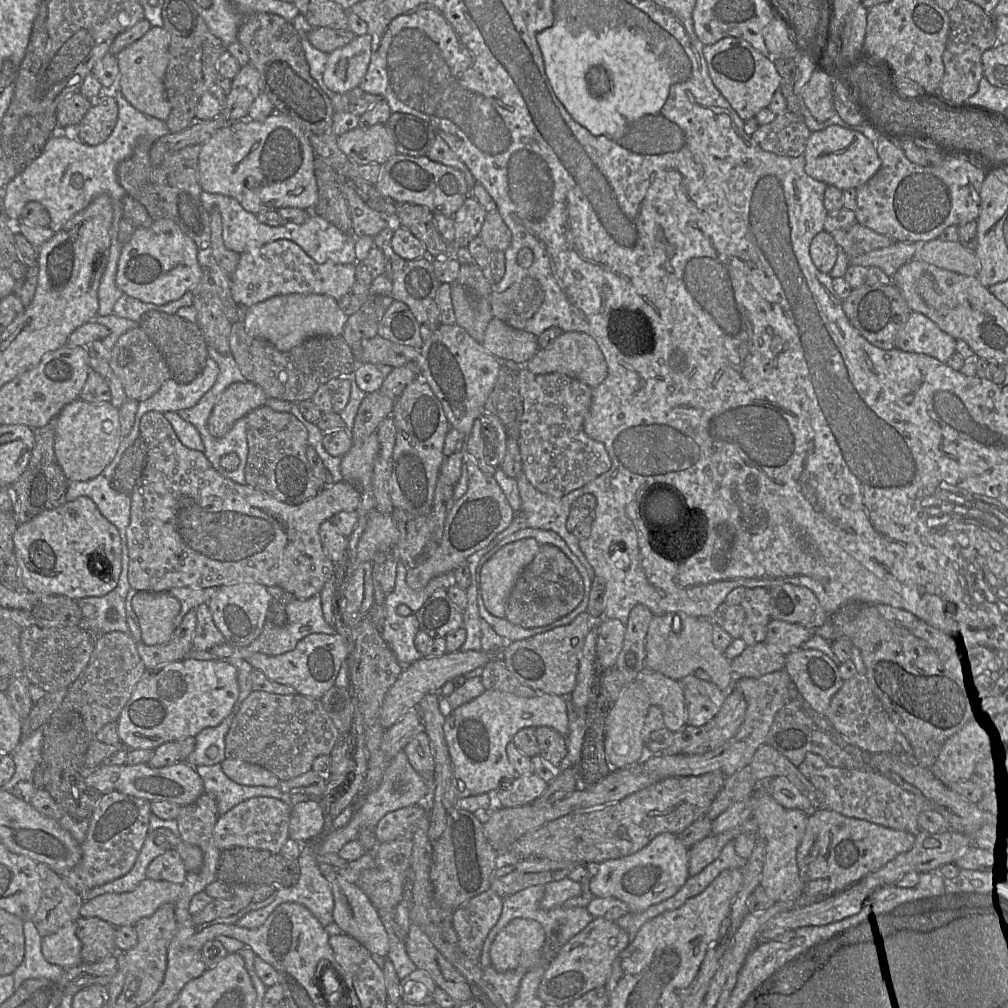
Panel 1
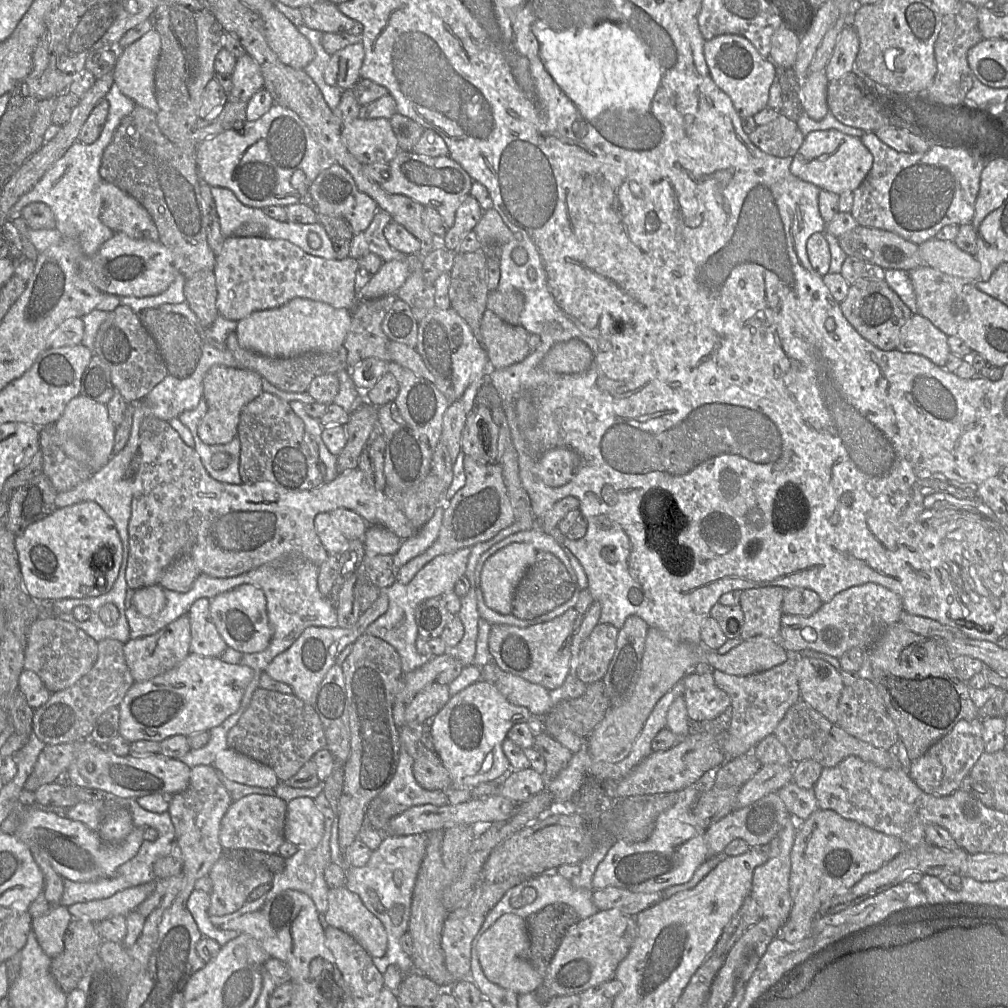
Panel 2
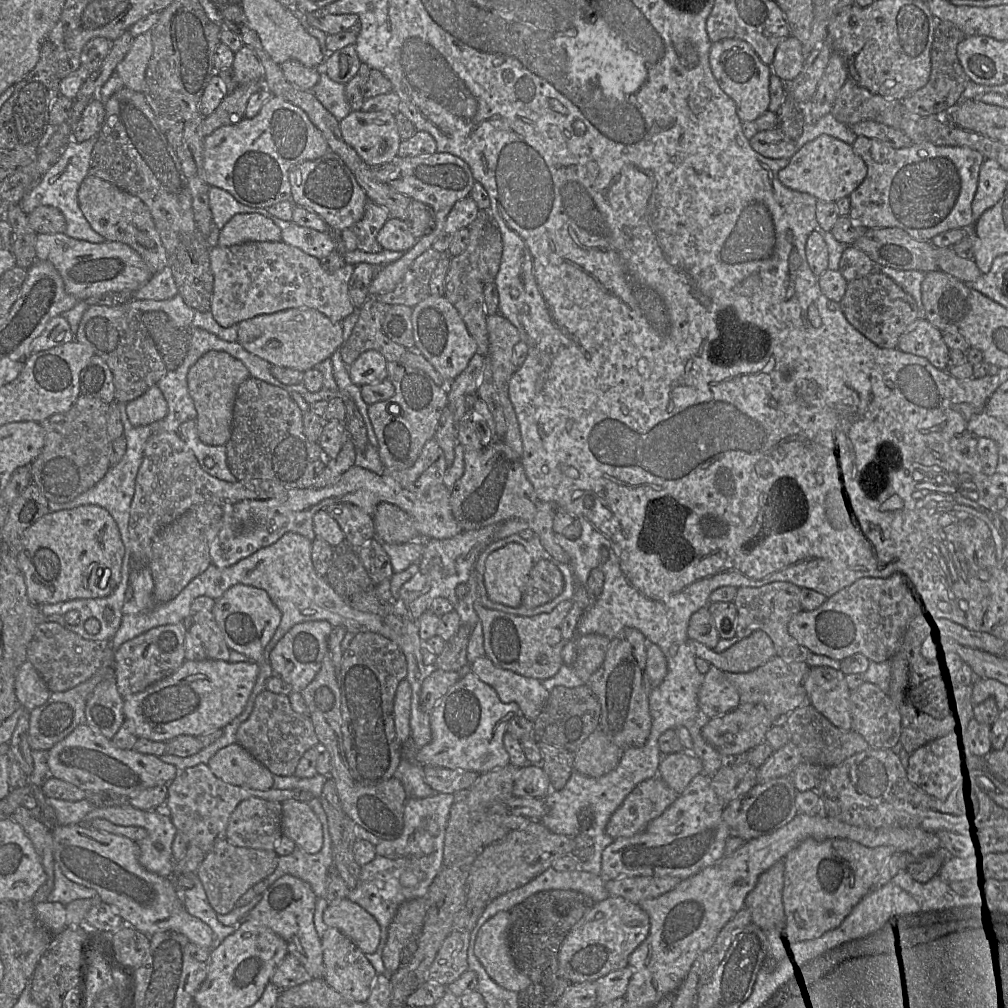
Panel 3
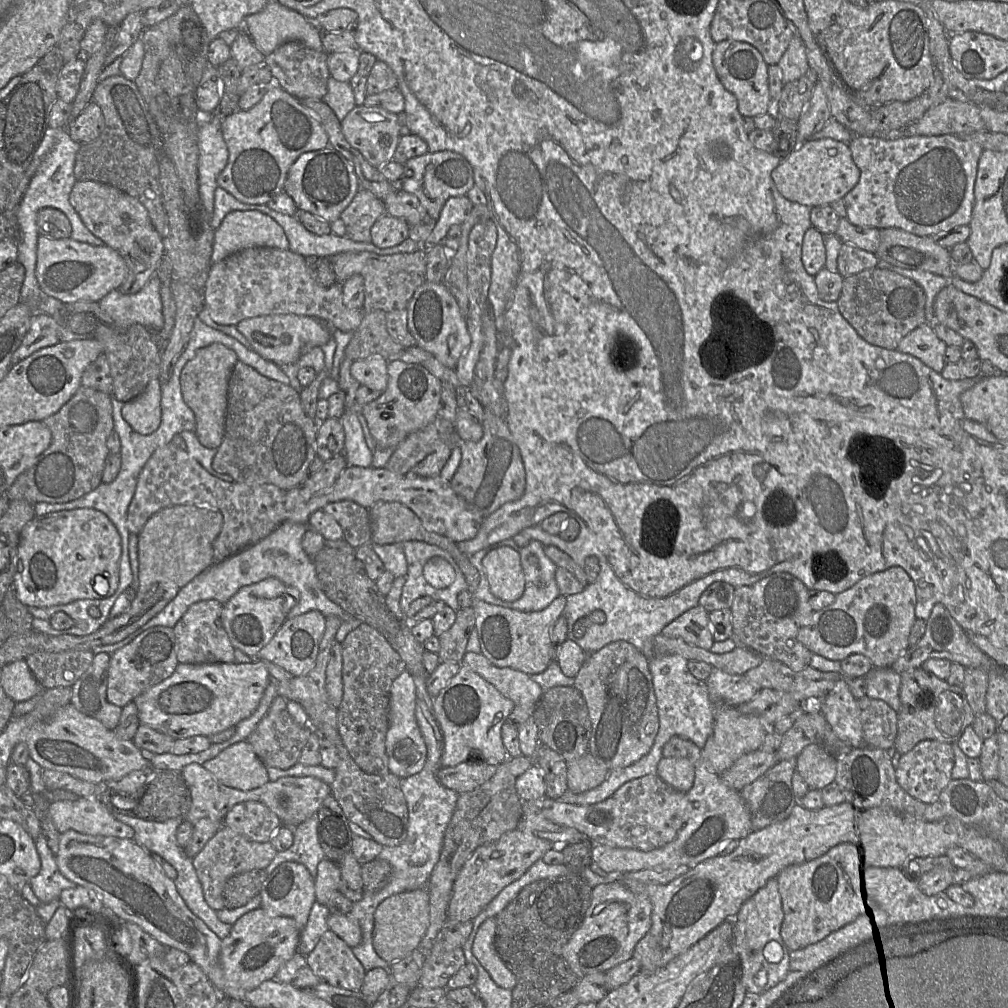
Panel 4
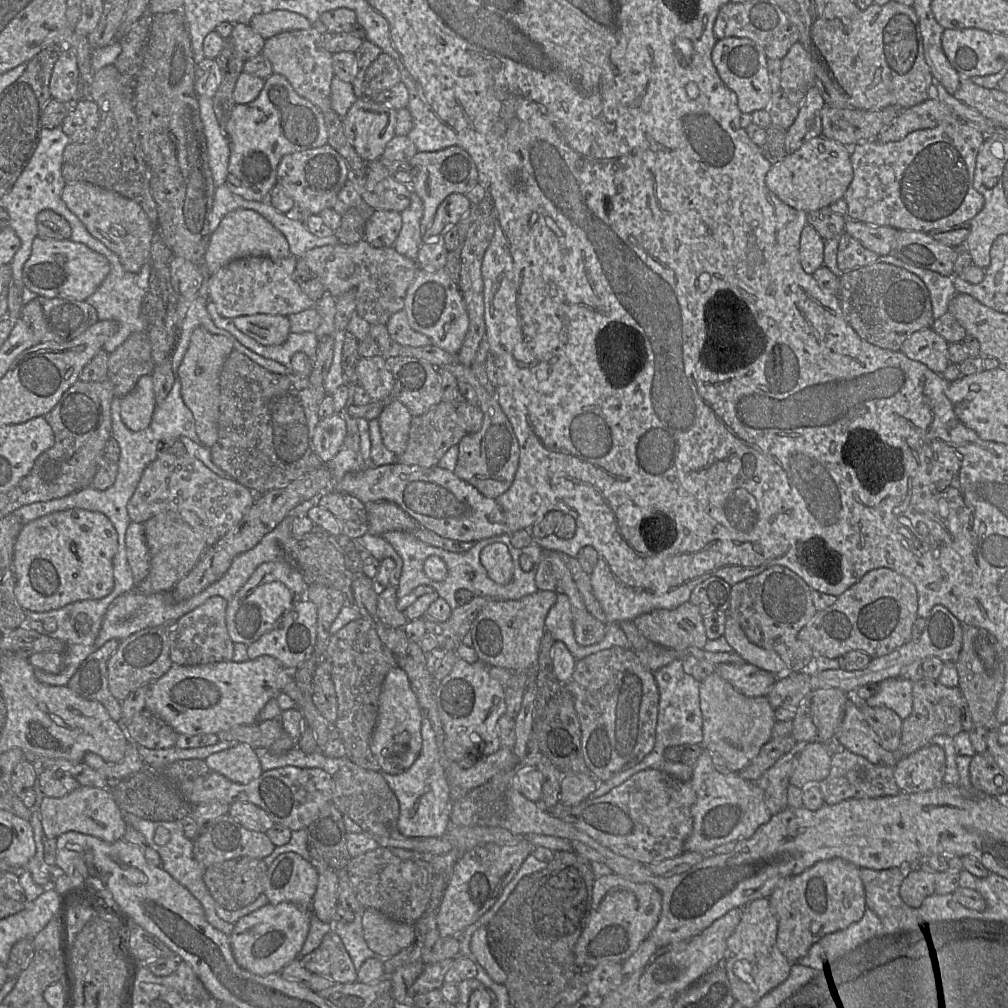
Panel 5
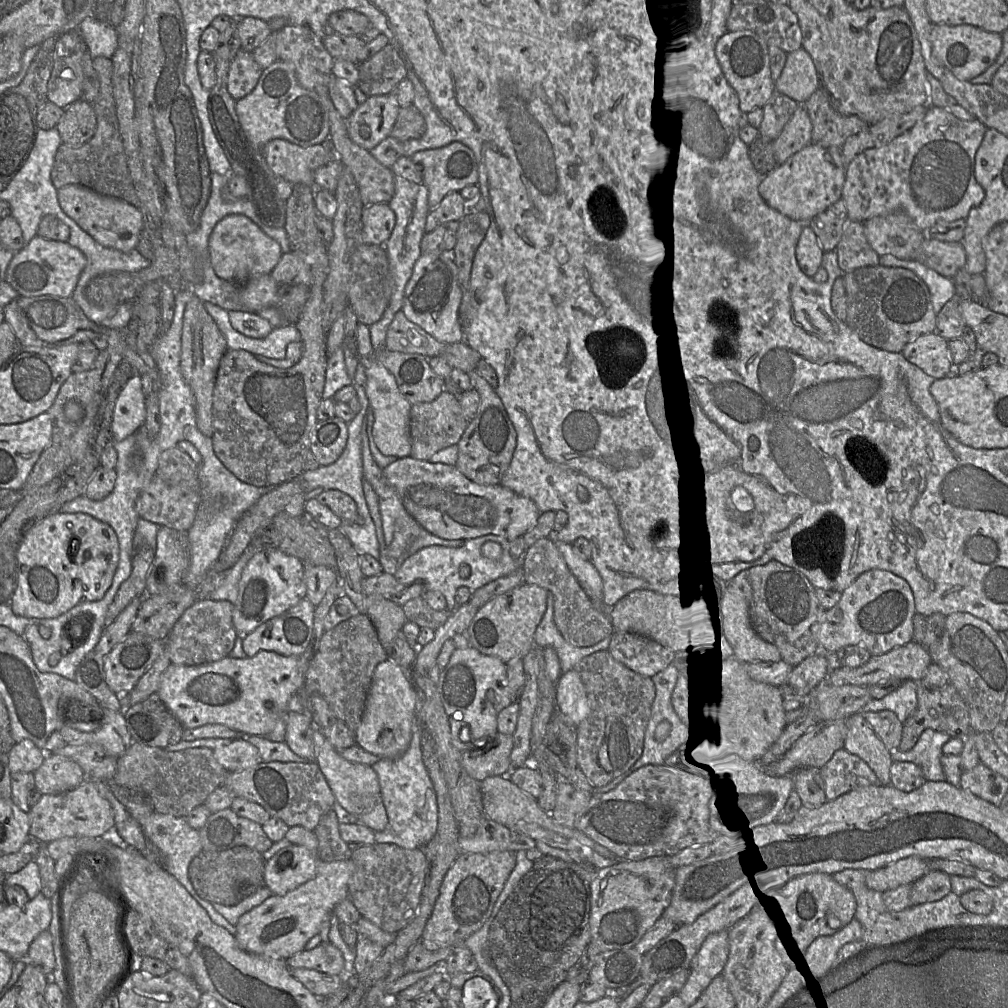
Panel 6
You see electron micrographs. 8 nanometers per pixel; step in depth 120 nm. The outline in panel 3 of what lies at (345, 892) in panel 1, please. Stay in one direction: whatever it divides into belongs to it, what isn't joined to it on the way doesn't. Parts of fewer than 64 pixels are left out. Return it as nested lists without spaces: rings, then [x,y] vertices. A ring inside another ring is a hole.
[[[345,898],[329,904],[323,914],[324,923],[350,938],[365,954],[374,953],[380,942],[377,920],[360,905]]]

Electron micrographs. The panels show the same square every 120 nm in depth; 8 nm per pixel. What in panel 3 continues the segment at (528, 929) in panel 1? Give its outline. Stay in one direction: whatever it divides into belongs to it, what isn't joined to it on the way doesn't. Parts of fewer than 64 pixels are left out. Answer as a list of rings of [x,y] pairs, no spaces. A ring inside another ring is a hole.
[[[500,911],[483,924],[476,937],[474,953],[489,977],[504,989],[518,993],[530,985],[529,977],[517,968],[511,954],[507,912]]]

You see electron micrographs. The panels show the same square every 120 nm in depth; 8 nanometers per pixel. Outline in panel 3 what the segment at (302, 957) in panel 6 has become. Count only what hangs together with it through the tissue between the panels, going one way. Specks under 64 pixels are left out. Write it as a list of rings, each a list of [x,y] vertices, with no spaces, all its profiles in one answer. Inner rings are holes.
[[[328,927],[321,938],[324,964],[324,981],[341,995],[366,1003],[377,972],[359,947],[336,928]]]

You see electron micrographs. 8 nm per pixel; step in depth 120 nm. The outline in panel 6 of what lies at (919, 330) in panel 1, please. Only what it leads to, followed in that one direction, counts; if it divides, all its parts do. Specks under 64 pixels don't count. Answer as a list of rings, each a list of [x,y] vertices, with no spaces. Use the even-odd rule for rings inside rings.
[[[934,332],[909,342],[901,353],[907,361],[934,379],[939,380],[950,375],[952,361],[948,341]]]

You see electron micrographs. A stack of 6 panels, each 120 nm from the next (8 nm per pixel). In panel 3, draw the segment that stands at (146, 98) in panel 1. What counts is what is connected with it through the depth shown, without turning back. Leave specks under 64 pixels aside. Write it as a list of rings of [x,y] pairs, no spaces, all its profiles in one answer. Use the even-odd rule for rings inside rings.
[[[150,31],[133,39],[130,50],[115,70],[125,87],[143,92],[146,69],[152,54],[153,44]]]

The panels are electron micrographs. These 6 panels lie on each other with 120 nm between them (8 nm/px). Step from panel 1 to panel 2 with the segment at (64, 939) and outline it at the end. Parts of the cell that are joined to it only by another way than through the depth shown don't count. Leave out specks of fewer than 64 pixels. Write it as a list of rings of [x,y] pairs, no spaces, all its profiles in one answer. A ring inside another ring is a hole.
[[[64,905],[32,919],[32,931],[48,957],[54,958],[63,951],[65,933],[72,920],[68,907]]]

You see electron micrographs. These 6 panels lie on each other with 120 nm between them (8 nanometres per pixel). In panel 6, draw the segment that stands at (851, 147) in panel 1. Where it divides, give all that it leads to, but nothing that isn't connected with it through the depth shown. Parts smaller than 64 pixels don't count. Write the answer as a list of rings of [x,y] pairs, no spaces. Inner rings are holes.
[[[810,143],[789,157],[783,164],[777,165],[770,173],[762,177],[758,192],[768,206],[796,221],[810,221],[830,205],[842,198],[846,164],[843,163],[841,147],[821,147]]]

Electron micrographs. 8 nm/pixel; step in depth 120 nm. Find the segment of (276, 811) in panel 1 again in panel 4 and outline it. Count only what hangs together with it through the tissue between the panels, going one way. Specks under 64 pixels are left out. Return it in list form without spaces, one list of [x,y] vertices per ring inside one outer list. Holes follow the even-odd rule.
[[[245,801],[234,805],[226,814],[224,824],[251,841],[269,842],[282,822],[266,805]]]

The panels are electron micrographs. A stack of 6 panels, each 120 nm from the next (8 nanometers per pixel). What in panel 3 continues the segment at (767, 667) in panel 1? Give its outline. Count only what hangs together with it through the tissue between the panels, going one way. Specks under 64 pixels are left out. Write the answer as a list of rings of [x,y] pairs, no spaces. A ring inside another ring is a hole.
[[[763,631],[752,633],[723,652],[715,652],[690,638],[687,644],[696,657],[708,661],[723,672],[730,673],[750,672],[776,656],[772,640]]]

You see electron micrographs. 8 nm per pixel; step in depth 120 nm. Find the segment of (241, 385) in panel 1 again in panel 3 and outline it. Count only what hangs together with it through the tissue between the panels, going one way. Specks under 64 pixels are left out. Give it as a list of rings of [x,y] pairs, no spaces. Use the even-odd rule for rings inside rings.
[[[211,350],[202,355],[190,368],[187,383],[197,417],[197,433],[206,445],[225,445],[232,433],[233,407],[238,387],[250,377],[247,367],[230,354]]]

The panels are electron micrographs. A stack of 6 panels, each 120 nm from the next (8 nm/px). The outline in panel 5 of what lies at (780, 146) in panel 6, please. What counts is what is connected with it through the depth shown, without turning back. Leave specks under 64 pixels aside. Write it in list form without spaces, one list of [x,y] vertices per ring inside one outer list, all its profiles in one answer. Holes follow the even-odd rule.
[[[816,86],[805,95],[794,123],[786,131],[786,153],[791,154],[812,138],[822,136],[821,111],[826,105]]]

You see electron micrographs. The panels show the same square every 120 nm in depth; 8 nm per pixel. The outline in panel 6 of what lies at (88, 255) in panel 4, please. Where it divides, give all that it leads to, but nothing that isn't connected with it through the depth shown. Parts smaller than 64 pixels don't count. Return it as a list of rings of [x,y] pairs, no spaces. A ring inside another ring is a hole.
[[[36,235],[21,250],[15,252],[7,268],[5,281],[21,296],[71,297],[86,263],[84,253],[68,242],[49,240]]]

